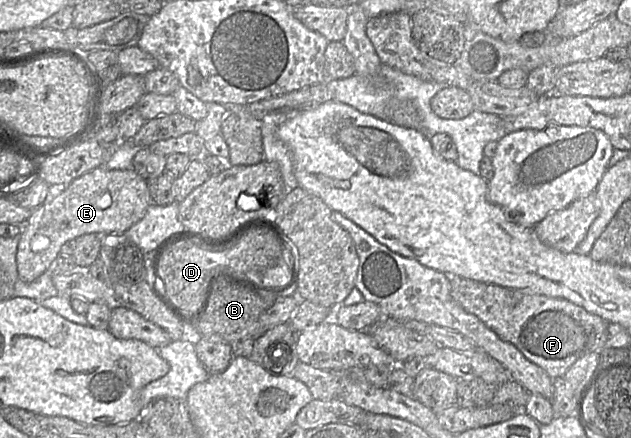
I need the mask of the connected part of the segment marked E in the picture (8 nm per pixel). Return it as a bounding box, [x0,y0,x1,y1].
[16,167,152,282]

